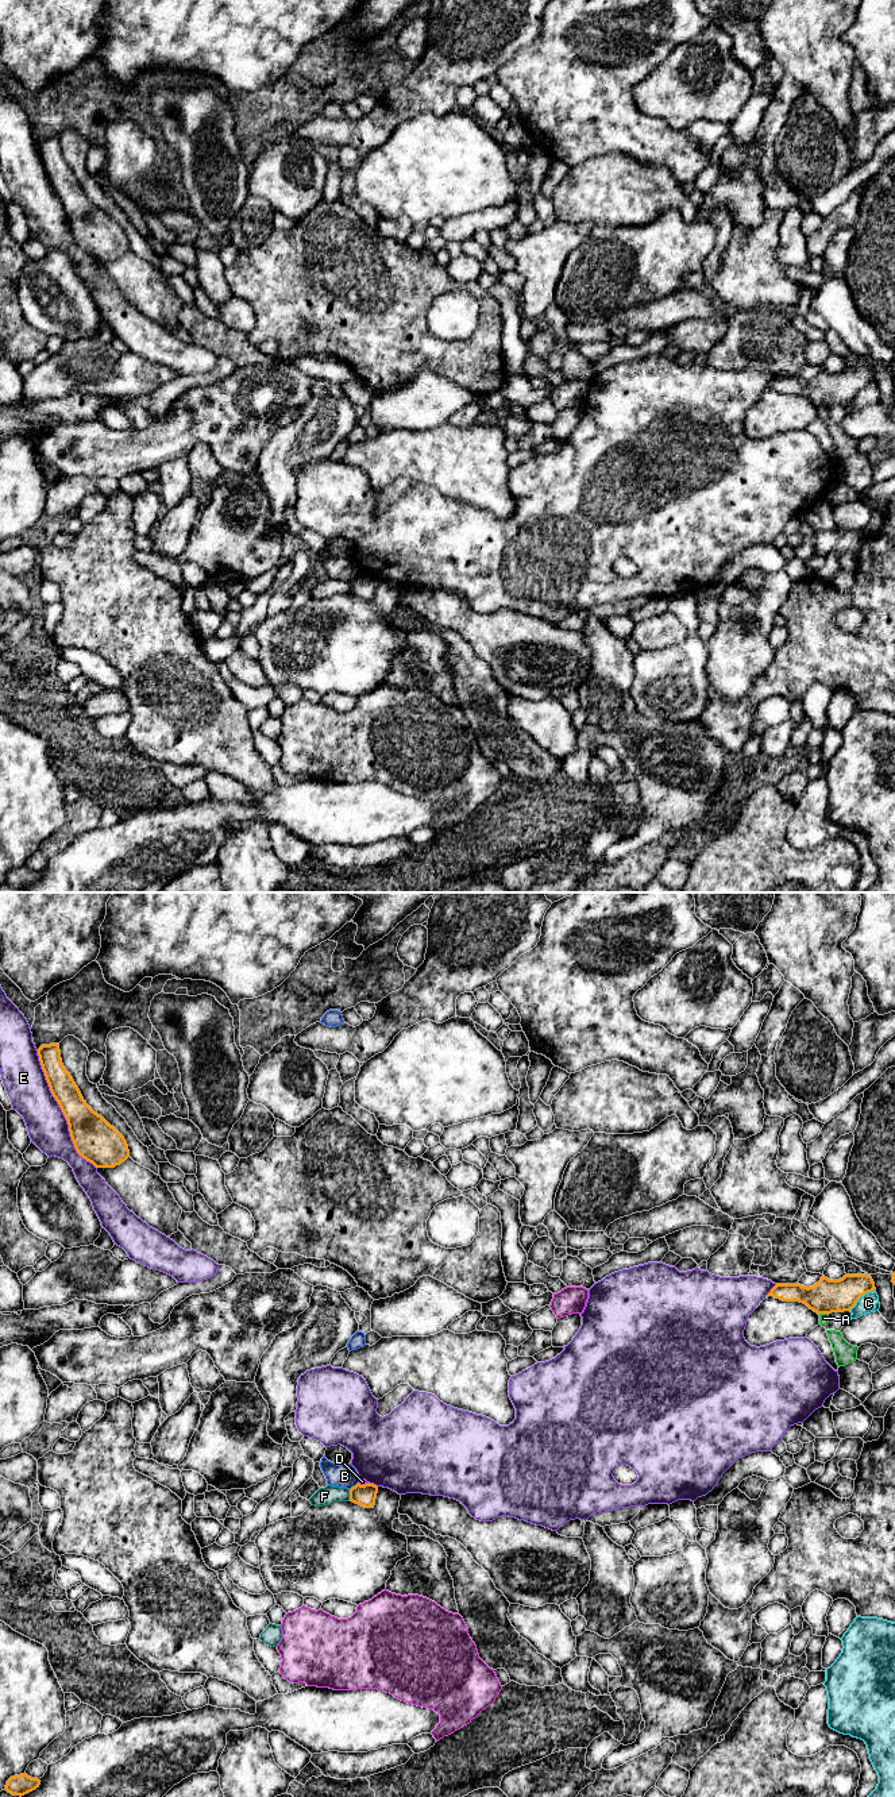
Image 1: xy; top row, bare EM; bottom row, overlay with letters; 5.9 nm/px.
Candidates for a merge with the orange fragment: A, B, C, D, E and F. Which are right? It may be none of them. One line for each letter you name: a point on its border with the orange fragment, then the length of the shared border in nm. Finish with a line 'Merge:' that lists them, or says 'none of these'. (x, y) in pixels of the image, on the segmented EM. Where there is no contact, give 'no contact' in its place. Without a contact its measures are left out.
Merge: none of these

